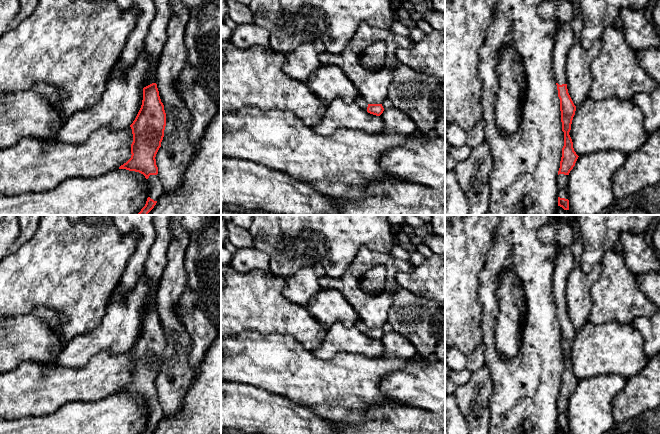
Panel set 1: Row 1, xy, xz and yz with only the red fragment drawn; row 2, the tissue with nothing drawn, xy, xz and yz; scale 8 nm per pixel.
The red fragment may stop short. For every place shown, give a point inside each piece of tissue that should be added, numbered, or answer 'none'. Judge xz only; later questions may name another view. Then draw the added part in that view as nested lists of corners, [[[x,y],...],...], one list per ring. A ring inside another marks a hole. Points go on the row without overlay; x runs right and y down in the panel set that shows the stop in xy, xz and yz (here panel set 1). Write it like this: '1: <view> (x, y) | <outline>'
1: xz (360, 325) | [[[359,320],[356,324],[355,327],[359,329],[363,334],[367,335],[368,327],[361,321]]]

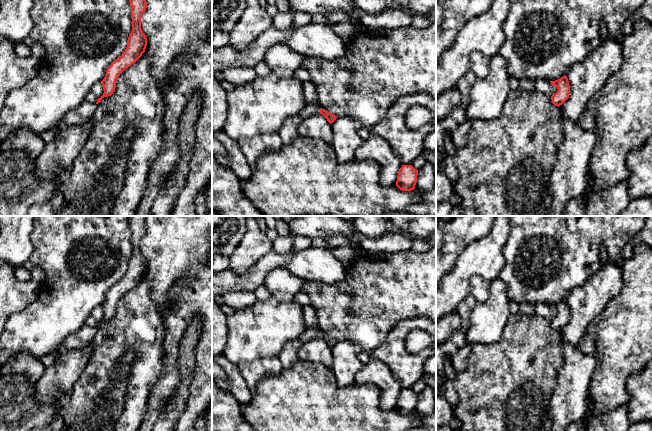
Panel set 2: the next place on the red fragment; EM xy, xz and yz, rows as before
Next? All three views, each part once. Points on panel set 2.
1: xz (312, 331) | [[[307,305],[303,307],[303,319],[304,325],[306,326],[306,330],[302,333],[299,341],[305,343],[312,339],[316,339],[320,337],[320,329],[319,323],[317,320],[317,316],[315,310],[312,306]]]

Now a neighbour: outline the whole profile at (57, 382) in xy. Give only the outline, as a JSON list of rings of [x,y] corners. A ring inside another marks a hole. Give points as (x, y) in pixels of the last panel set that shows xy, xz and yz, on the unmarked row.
[[[92,343],[82,349],[72,349],[58,356],[51,367],[36,382],[35,399],[39,404],[57,404],[71,393],[92,353]]]

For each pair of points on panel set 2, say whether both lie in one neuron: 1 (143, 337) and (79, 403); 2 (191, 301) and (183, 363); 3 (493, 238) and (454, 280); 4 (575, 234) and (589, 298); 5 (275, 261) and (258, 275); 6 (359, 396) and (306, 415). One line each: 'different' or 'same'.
1: same
2: different
3: same
4: different
5: same
6: same

